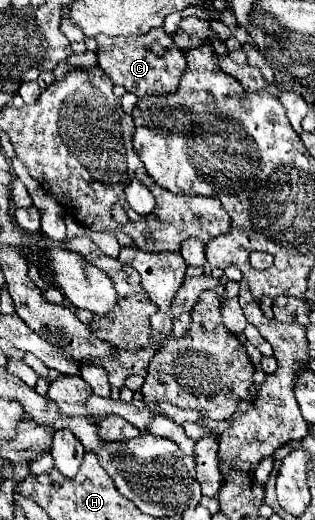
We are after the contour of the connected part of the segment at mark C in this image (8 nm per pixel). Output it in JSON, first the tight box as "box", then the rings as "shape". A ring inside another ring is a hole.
{"box":[96,28,186,98],"shape":[[[156,28],[144,36],[144,42],[152,40],[152,48],[146,48],[144,42],[140,44],[138,40],[140,38],[136,36],[96,36],[100,68],[114,84],[122,84],[126,92],[132,92],[138,98],[176,92],[180,76],[186,68],[186,60],[184,54],[176,48],[172,36],[168,36],[162,28]]]}

